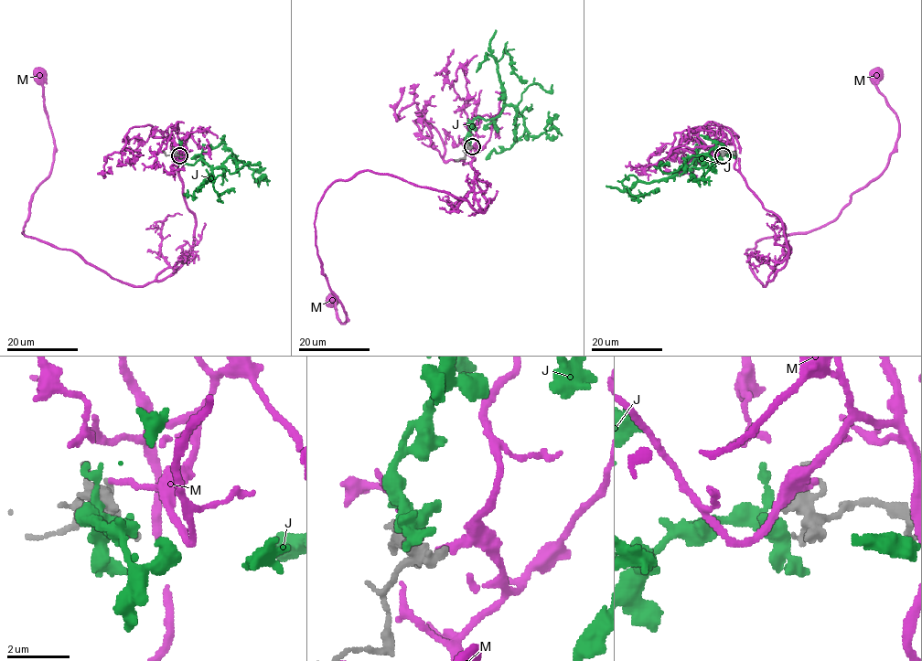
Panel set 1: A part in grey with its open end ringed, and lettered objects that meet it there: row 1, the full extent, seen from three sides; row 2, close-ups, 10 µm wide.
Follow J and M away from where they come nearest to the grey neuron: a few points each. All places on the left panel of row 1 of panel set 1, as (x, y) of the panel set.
J: (175, 152), (183, 163), (202, 159), (210, 166), (211, 177), (205, 182), (211, 175), (218, 196), (235, 191)
M: (176, 149), (185, 142), (195, 219), (174, 272), (132, 286), (27, 238), (53, 154), (40, 76)

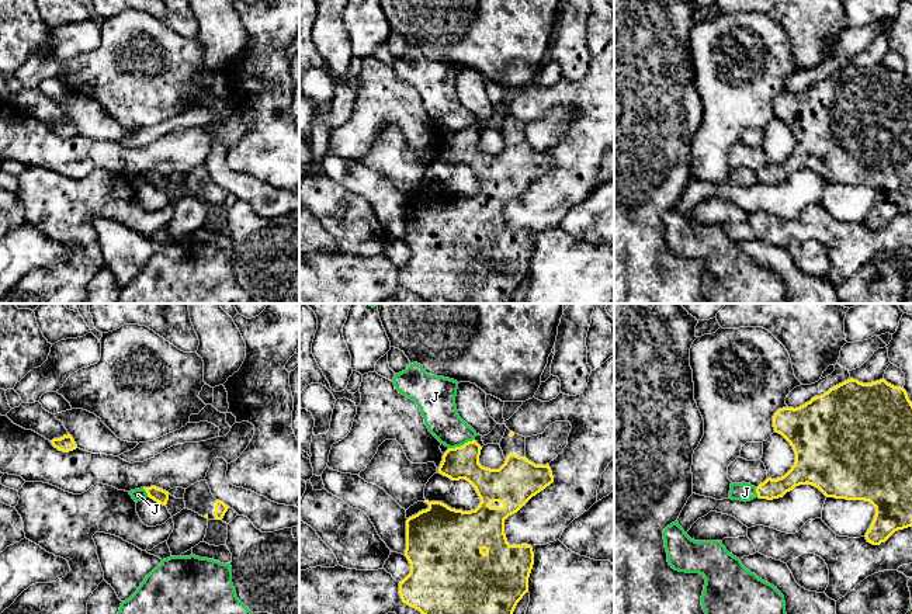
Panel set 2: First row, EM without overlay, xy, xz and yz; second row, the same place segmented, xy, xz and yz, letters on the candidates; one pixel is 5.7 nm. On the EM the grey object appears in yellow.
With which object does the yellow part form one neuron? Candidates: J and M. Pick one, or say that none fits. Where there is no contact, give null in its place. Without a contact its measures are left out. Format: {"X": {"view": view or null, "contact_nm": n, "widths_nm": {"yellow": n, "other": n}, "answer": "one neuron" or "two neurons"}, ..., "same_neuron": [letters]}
{"J": {"view": "xz", "contact_nm": 160, "widths_nm": {"yellow": 190, "other": 200}, "answer": "two neurons"}, "M": {"view": null, "answer": "two neurons"}, "same_neuron": []}

